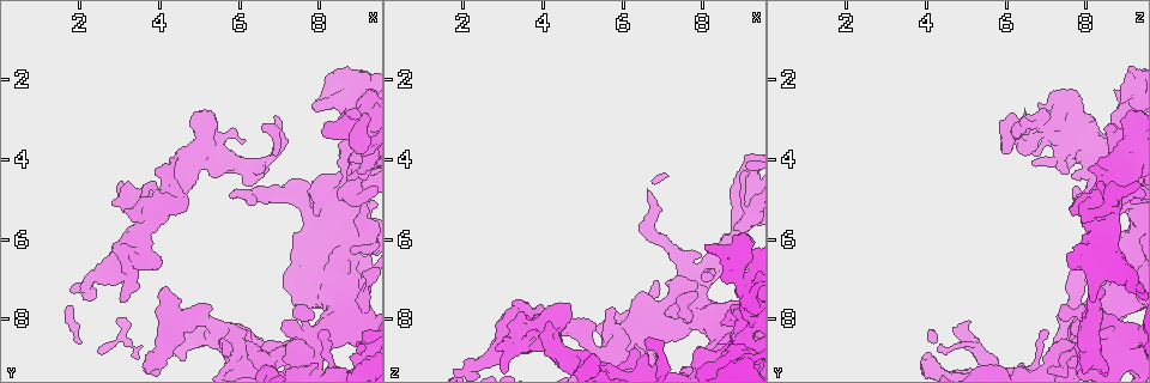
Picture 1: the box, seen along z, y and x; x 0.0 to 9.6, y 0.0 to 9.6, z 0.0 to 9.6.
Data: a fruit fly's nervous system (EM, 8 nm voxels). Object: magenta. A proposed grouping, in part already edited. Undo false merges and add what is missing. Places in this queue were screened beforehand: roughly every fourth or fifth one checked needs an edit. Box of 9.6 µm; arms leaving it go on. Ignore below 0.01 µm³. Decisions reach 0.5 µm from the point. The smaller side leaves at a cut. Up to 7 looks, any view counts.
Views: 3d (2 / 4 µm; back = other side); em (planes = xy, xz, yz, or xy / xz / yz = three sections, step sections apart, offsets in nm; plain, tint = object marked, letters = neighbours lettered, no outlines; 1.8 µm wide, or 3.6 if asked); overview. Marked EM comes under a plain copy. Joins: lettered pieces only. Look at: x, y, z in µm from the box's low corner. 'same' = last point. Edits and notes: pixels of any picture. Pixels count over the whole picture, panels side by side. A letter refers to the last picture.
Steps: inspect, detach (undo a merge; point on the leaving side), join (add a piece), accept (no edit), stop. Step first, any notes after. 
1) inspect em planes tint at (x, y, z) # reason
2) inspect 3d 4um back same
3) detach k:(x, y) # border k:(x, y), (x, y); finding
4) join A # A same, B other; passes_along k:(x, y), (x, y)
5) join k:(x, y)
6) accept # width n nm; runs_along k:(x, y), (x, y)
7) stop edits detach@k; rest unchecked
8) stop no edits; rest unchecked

inspect em 3.6um planes letters at (5.95, 8.75, 8.45) # calibre changes

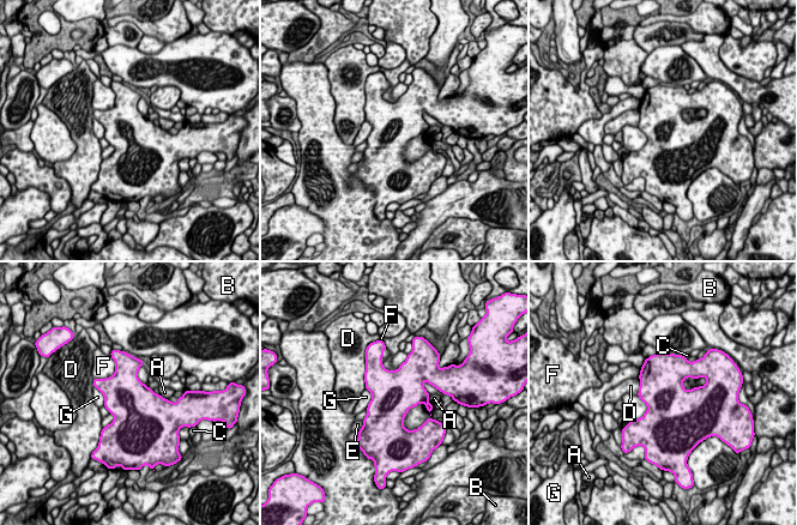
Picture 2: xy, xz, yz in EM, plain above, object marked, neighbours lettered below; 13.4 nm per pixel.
accept # width 600 nm; longest_contact F 400 nm; A other, B other, C other, D other, E other, F other, G other; one neuron here

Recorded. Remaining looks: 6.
inspect 3d 4um at (9.00, 4.50, 8.30) # sharp bend

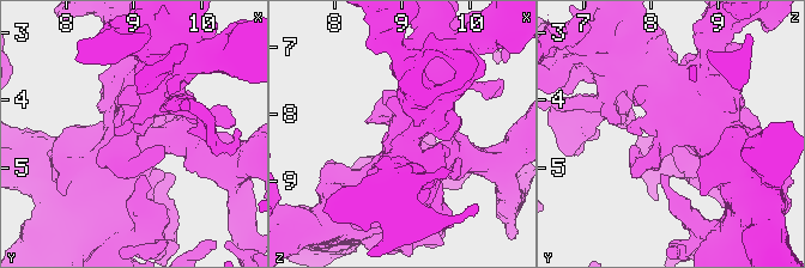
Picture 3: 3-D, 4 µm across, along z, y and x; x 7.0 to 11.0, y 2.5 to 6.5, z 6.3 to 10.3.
inspect em 3.6um yz step 8 tint at (8.95, 4.45, 8.30)

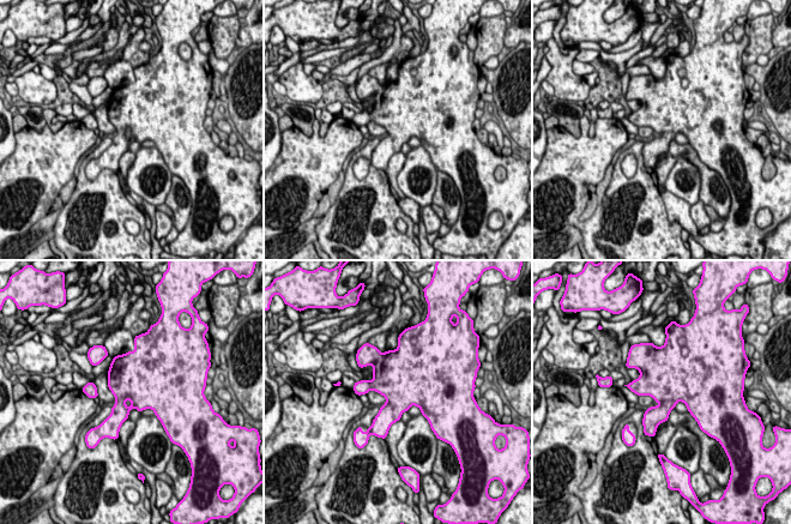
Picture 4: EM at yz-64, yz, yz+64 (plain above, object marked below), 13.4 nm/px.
inspect em 3.6um xz step 16 letters same # cut it another way

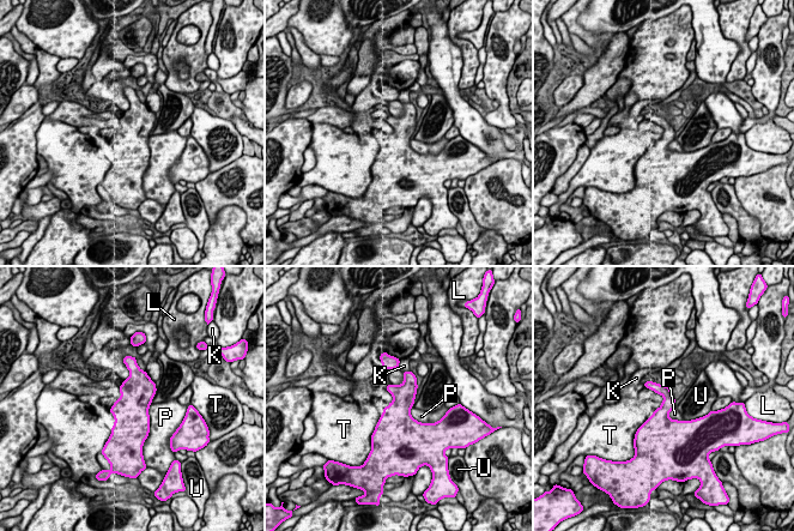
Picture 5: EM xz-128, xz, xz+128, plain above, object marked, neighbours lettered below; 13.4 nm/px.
accept # longest_contact P 480 nm; K other, L other, P other, T other, U other; border 5:(704, 415), (684, 421); all the same neuron

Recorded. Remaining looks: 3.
inspect em xz step 4 tint at (8.80, 3.15, 6.45) # three-way junction

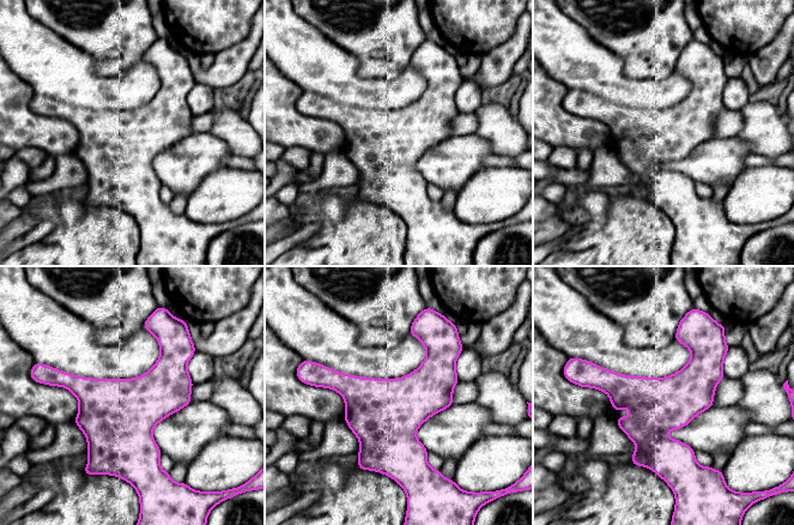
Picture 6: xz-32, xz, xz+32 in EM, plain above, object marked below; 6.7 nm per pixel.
inspect em yz step 4 letters same

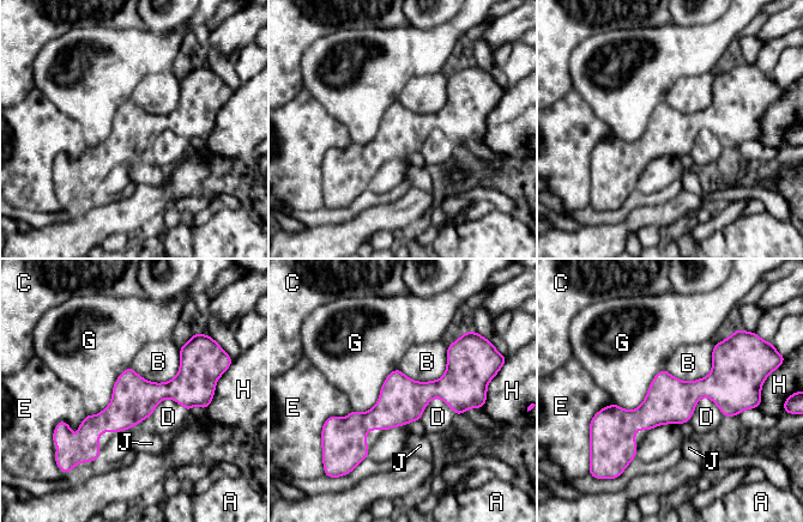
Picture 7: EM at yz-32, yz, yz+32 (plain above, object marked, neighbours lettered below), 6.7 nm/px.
accept # width 300 nm; A other, B other, C other, D other, E other, G other, H other, J other; runs_along 7:(743, 388), (603, 414); one neuron here

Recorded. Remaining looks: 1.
stop no edits; rest unchecked

